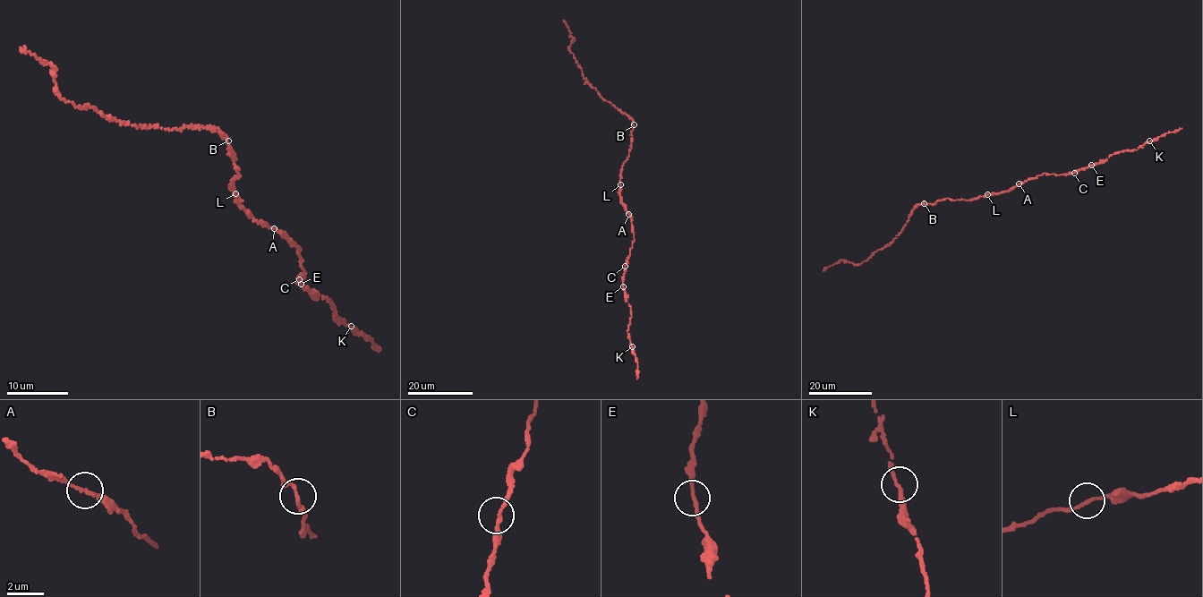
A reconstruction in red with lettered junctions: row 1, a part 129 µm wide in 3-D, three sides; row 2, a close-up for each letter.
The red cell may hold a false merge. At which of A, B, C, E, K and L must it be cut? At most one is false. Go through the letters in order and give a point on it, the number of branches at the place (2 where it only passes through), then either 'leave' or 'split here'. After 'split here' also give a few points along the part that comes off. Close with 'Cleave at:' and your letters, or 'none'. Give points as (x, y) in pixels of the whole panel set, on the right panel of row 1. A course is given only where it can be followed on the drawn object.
A: place (1019, 183); branches 2; leave
B: place (924, 203); branches 2; leave
C: place (1074, 173); branches 2; leave
E: place (1091, 165); branches 2; leave
K: place (1149, 140); branches 2; leave
L: place (987, 194); branches 2; leave
Cleave at: none

